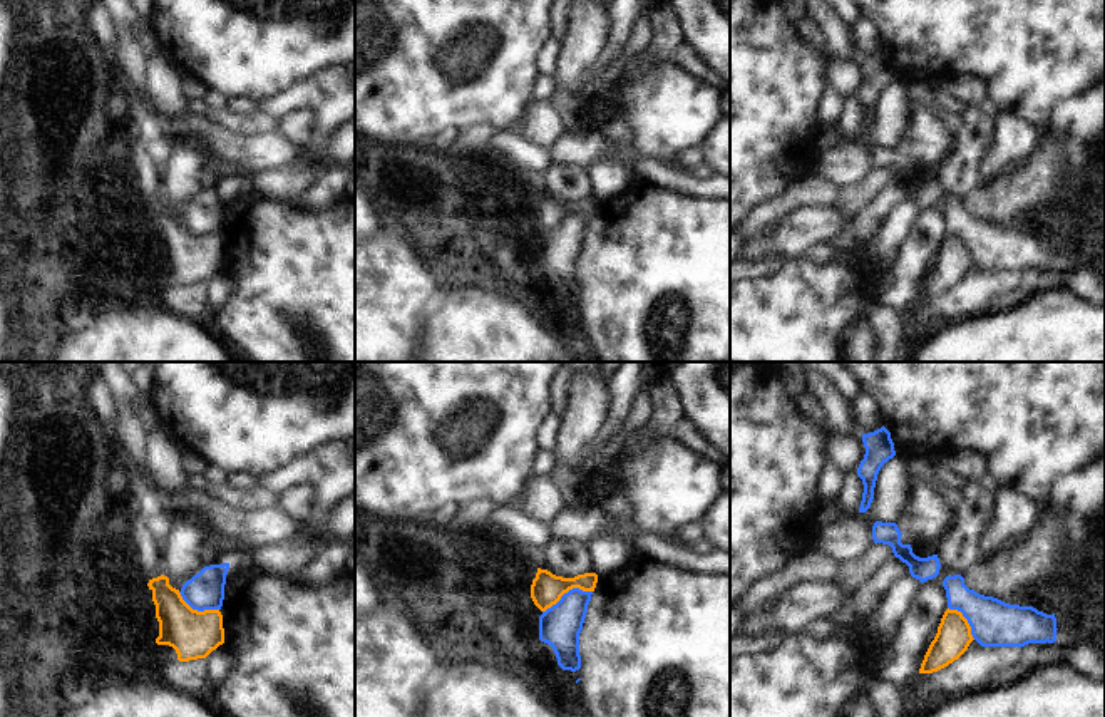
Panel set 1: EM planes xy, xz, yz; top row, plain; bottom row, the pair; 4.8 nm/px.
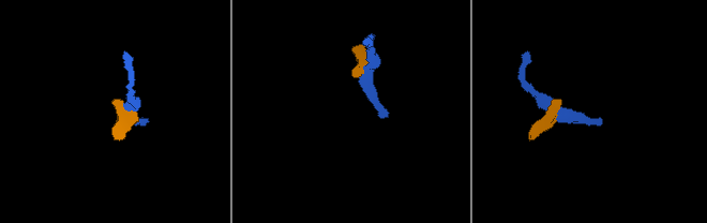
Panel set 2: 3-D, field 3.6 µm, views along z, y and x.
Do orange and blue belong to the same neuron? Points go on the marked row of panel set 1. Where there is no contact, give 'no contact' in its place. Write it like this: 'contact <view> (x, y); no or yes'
contact xz (566, 592); no

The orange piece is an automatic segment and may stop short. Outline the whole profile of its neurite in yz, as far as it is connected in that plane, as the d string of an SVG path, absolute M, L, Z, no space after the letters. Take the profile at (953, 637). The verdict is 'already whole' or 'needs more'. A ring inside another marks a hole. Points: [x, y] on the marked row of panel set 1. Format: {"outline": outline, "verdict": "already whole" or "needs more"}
{"outline": "M948 608L924 655L919 673L933 673L948 667L968 650L973 640L971 627L963 613Z", "verdict": "already whole"}

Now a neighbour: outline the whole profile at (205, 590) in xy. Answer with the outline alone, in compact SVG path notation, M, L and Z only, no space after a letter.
M229 563L204 566L181 588L182 600L198 611L221 610Z

